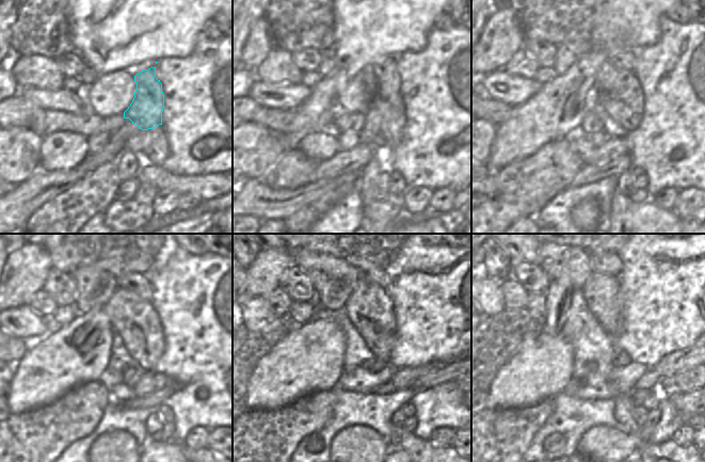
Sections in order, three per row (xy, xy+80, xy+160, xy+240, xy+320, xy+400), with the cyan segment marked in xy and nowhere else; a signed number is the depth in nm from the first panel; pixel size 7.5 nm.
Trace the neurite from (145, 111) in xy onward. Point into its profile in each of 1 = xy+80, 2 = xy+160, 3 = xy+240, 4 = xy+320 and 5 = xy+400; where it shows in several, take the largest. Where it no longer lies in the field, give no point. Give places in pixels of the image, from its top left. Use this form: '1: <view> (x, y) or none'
1: xy+80 (385, 72)
2: xy+160 (622, 58)
3: xy+240 (140, 284)
4: xy+320 (378, 275)
5: xy+400 (610, 264)

